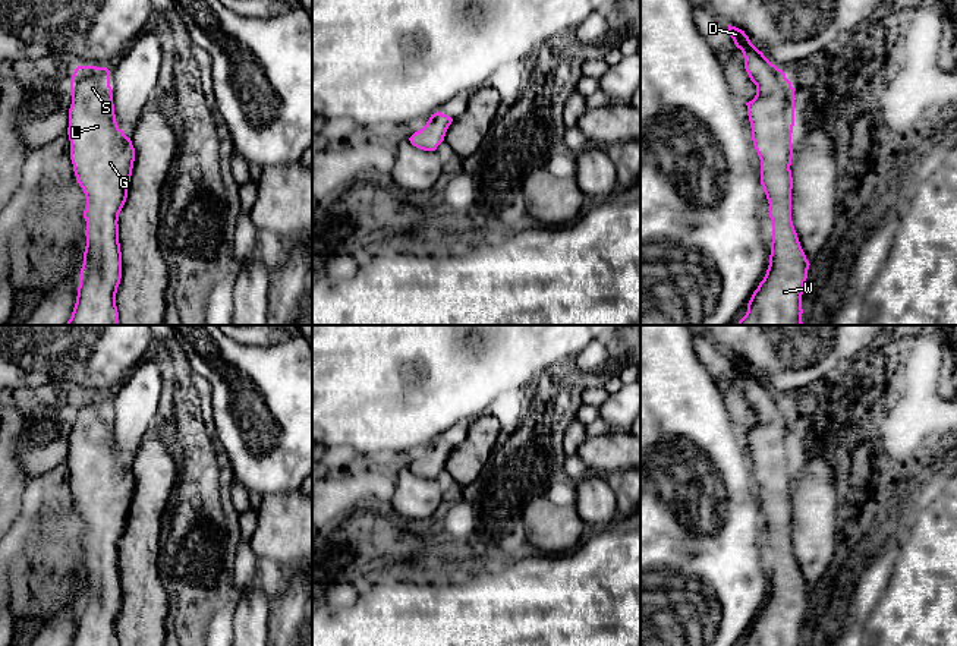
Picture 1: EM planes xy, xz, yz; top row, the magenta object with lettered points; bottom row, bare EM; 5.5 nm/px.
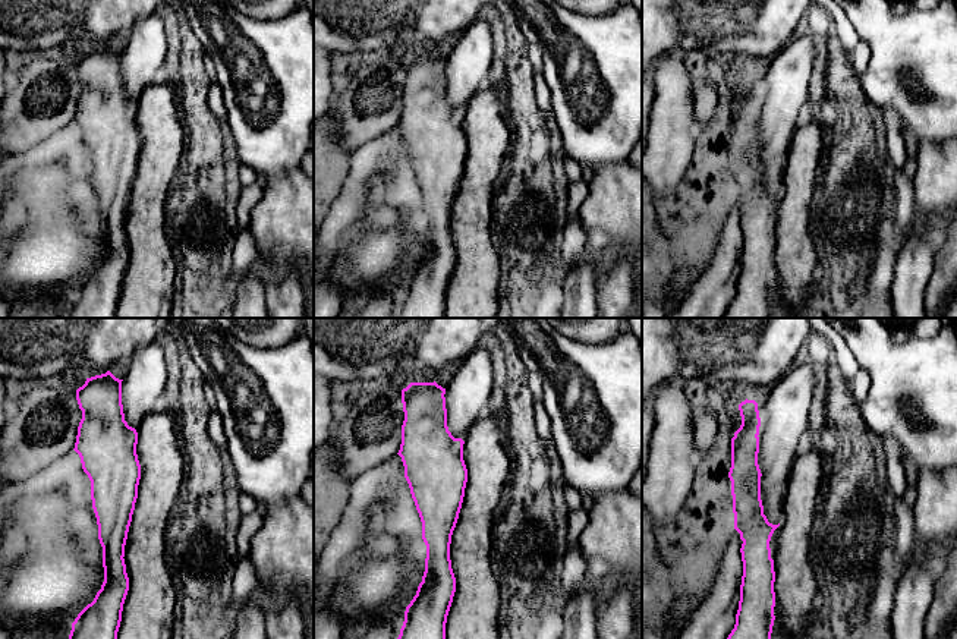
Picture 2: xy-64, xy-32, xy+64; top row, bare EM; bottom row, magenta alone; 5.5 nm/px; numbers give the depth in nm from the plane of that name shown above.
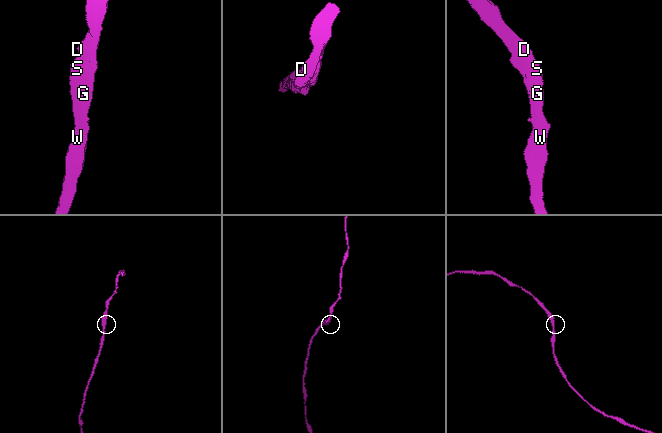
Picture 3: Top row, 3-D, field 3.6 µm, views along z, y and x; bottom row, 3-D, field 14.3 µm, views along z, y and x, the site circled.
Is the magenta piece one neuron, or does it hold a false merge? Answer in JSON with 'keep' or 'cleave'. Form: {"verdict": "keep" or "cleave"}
{"verdict": "keep"}

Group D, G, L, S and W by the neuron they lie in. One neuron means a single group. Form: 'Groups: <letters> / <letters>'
Groups: D G L S W

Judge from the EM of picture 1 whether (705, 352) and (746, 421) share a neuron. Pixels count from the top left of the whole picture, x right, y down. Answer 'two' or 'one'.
one

